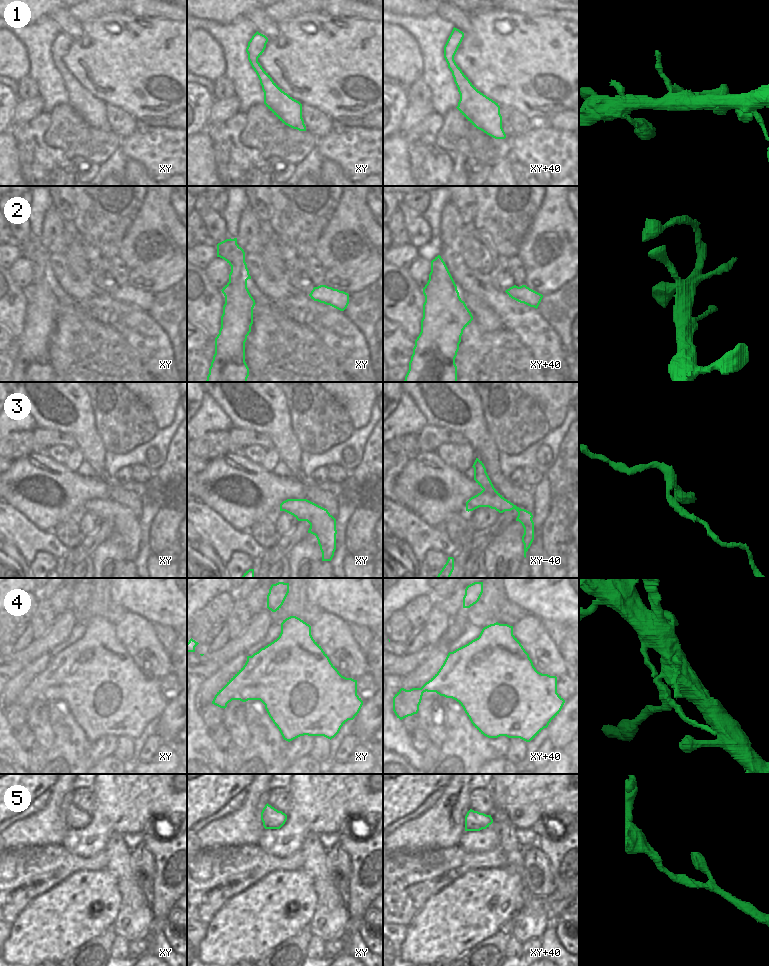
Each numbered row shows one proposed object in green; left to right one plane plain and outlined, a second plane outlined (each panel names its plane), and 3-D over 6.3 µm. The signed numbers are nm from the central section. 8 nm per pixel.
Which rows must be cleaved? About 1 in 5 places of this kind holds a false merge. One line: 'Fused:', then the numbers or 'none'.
Fused: 4

